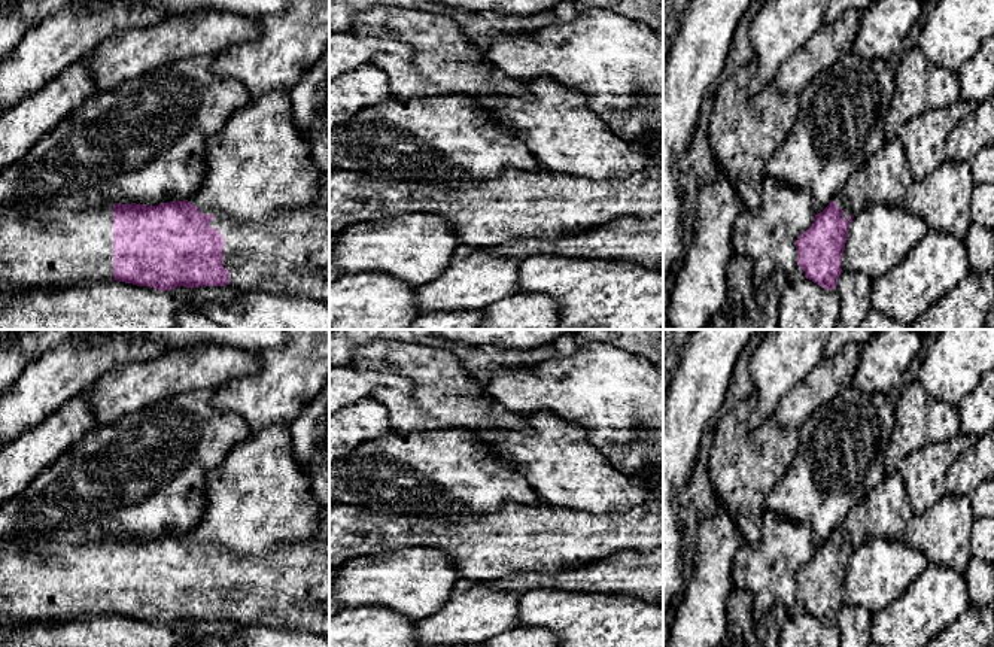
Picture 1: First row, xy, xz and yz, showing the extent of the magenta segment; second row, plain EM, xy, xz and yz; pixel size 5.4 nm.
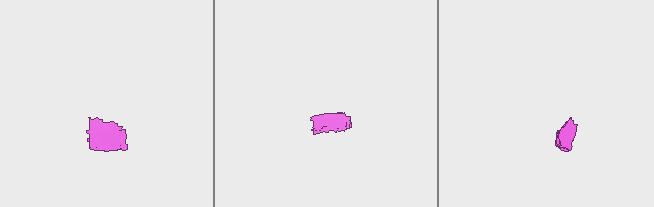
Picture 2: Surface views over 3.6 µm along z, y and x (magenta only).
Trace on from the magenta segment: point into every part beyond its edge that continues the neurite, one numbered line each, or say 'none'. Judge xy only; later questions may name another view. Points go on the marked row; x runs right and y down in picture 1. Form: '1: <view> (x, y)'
1: xy (291, 254)

